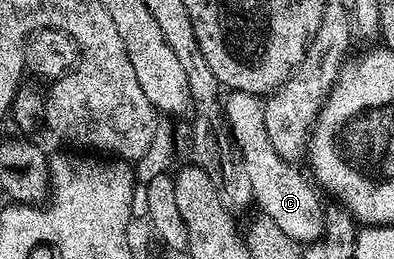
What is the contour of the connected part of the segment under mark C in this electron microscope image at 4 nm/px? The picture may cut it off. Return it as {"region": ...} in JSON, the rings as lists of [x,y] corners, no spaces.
{"region":[[[228,91],[222,99],[222,110],[228,131],[240,150],[240,156],[244,158],[252,197],[255,206],[260,206],[259,214],[270,217],[270,221],[276,222],[278,229],[282,229],[282,233],[296,243],[315,243],[324,233],[325,204],[320,203],[316,196],[317,188],[310,182],[309,176],[305,172],[304,176],[299,166],[287,163],[278,157],[278,153],[274,153],[274,145],[270,145],[270,137],[266,134],[264,99],[245,91]]]}

